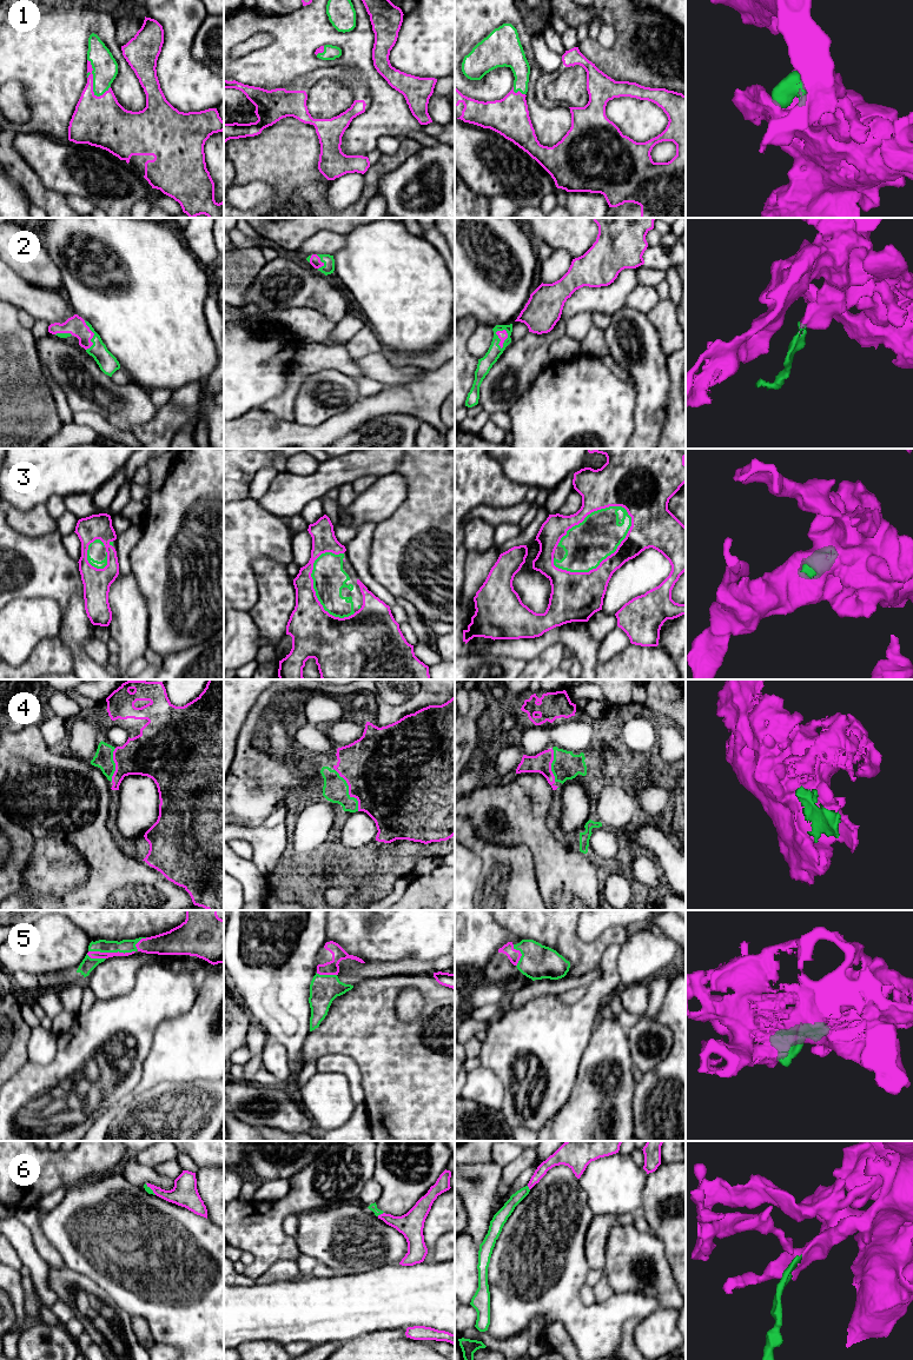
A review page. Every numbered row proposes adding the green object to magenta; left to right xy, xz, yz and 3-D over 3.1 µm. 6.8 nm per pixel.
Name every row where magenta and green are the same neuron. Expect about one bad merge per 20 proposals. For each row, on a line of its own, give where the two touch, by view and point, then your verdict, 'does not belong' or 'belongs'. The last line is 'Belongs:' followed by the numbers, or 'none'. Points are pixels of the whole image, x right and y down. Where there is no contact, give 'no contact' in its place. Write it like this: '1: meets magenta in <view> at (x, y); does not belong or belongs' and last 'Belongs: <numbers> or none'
1: meets magenta in xy at (92, 79); belongs
2: meets magenta in yz at (505, 338); belongs
3: meets magenta in yz at (600, 563); belongs
4: meets magenta in xz at (349, 790); belongs
5: meets magenta in xy at (112, 953); belongs
6: meets magenta in xz at (381, 1214); belongs
Belongs: 1, 2, 3, 4, 5, 6

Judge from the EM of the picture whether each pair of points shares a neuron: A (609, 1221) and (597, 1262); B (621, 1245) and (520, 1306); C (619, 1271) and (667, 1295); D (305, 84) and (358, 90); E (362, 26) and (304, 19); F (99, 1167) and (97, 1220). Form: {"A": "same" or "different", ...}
{"A": "same", "B": "different", "C": "same", "D": "same", "E": "same", "F": "different"}

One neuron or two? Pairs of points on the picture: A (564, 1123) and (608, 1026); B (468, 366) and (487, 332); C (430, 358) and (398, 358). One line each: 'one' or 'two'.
A: one
B: two
C: one

